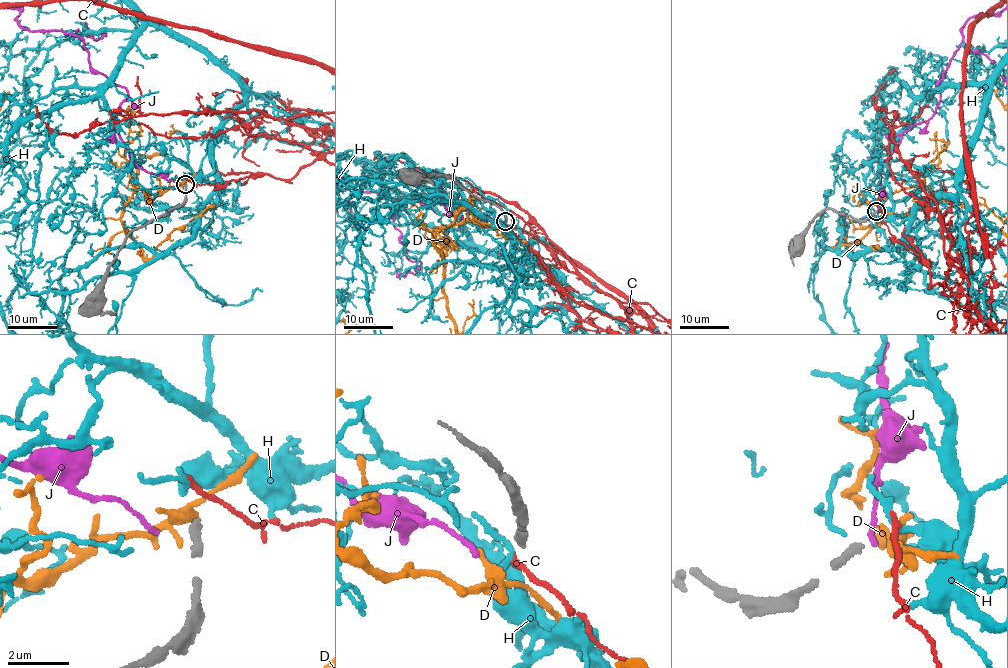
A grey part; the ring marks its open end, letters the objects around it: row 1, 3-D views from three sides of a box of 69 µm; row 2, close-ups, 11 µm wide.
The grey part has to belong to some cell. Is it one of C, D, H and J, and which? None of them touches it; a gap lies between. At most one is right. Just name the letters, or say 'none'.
none

